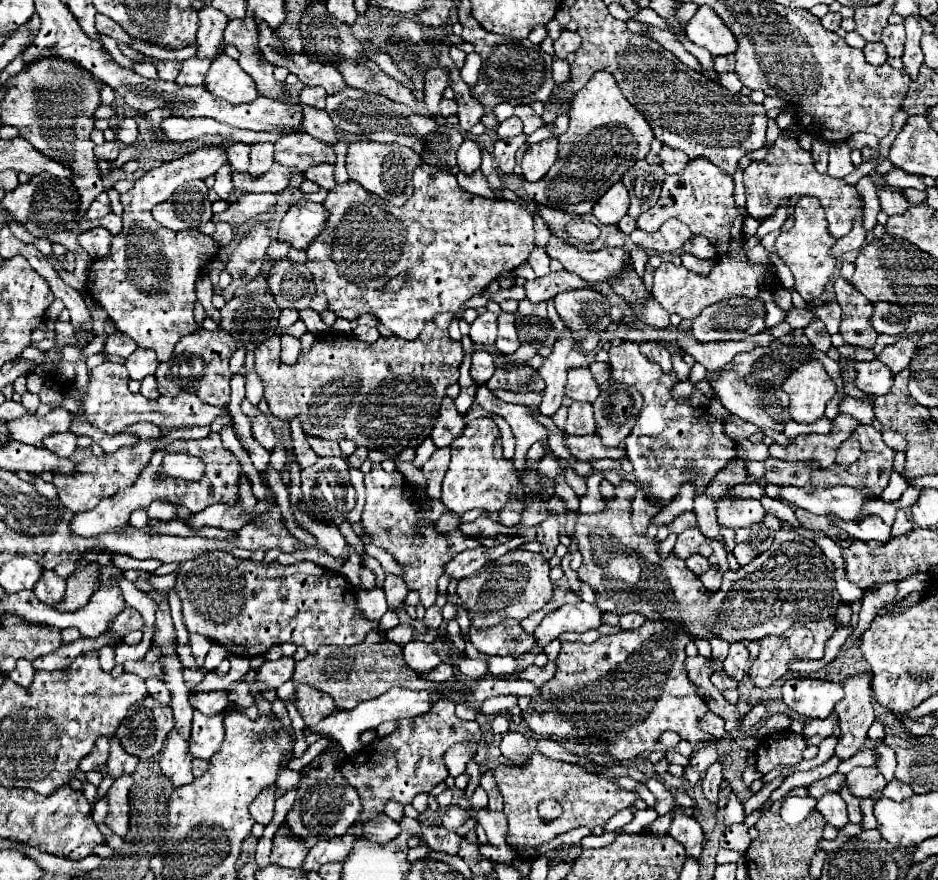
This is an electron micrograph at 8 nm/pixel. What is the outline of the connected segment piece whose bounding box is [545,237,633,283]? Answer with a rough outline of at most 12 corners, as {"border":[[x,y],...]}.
{"border":[[551,237],[547,255],[585,281],[633,269],[627,249],[583,253]]}

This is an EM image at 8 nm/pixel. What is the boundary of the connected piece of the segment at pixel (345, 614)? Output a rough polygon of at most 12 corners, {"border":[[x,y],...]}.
{"border":[[311,561],[181,563],[187,631],[259,657],[377,627]]}

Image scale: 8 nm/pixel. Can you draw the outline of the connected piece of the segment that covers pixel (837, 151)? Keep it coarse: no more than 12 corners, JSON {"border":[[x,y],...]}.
{"border":[[846,142],[832,144],[827,174],[844,178],[855,169]]}

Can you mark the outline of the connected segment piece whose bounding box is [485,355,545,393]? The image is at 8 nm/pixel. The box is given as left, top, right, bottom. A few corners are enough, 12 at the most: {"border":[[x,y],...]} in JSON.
{"border":[[495,357],[497,371],[485,383],[489,389],[541,393],[539,371],[517,367],[505,371],[507,359]]}

